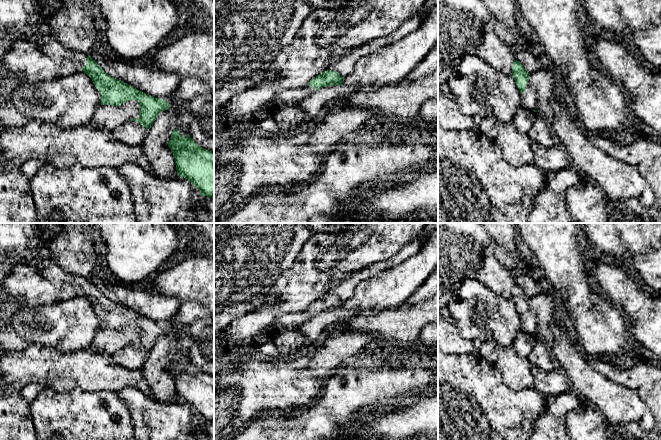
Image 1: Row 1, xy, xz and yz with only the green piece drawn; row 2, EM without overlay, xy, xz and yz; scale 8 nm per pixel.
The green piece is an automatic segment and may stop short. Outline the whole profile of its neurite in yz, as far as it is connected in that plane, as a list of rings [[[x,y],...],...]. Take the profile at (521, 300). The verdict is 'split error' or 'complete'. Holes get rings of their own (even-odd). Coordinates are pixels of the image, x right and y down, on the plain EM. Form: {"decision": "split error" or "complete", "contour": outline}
{"decision": "split error", "contour": [[[514,284],[511,299],[522,318],[522,331],[537,336],[536,314],[529,306],[530,297],[519,285]]]}

